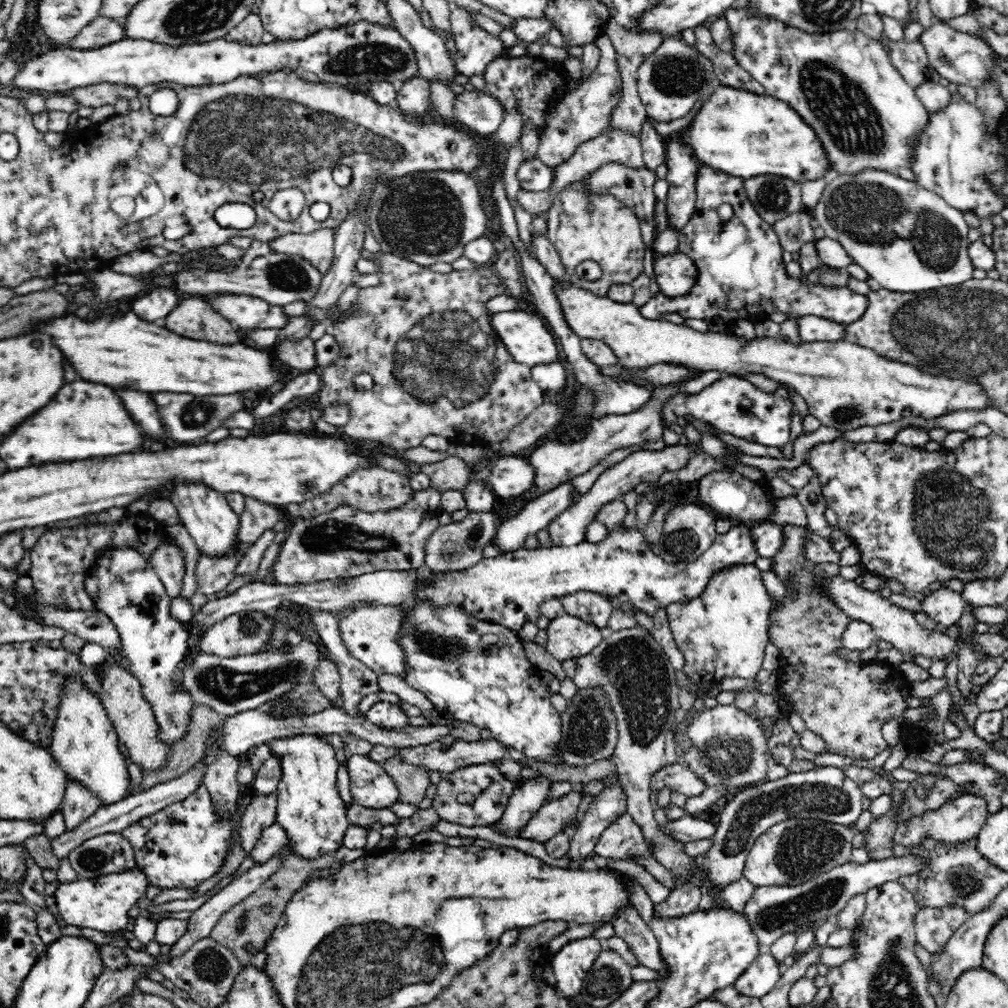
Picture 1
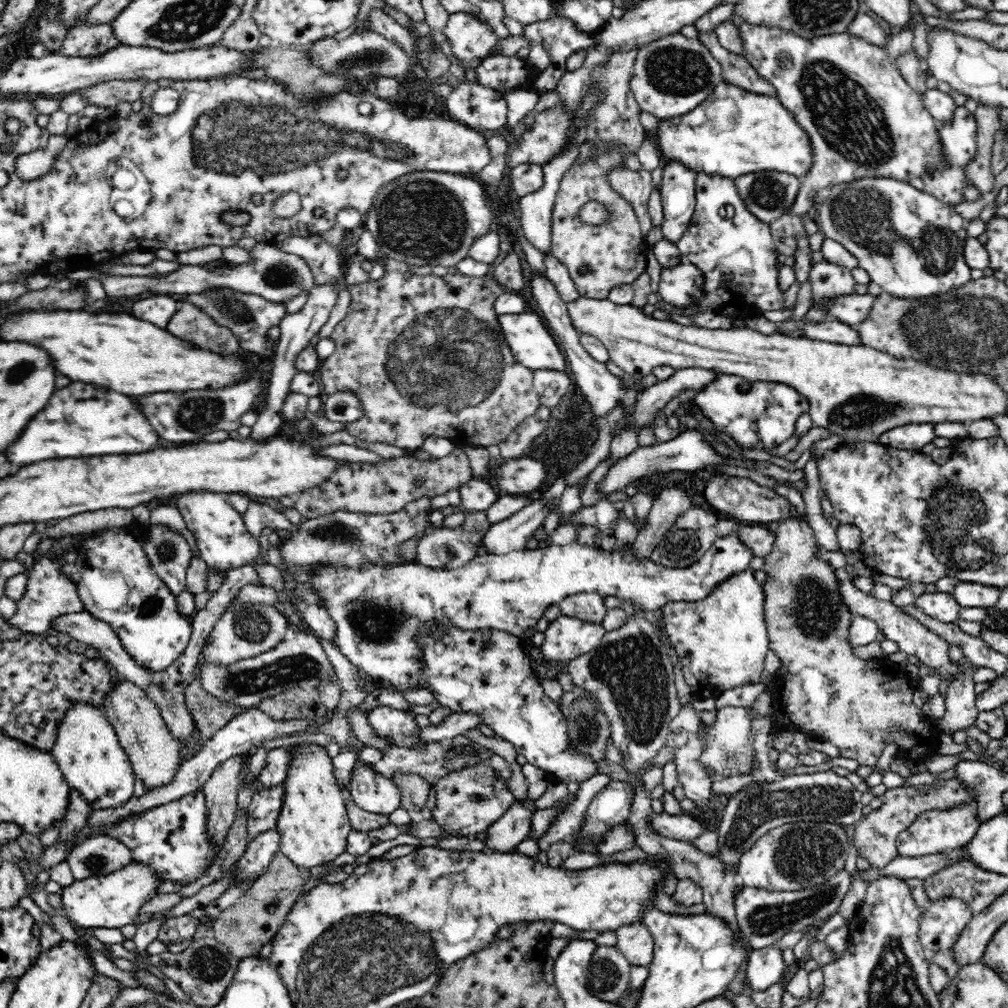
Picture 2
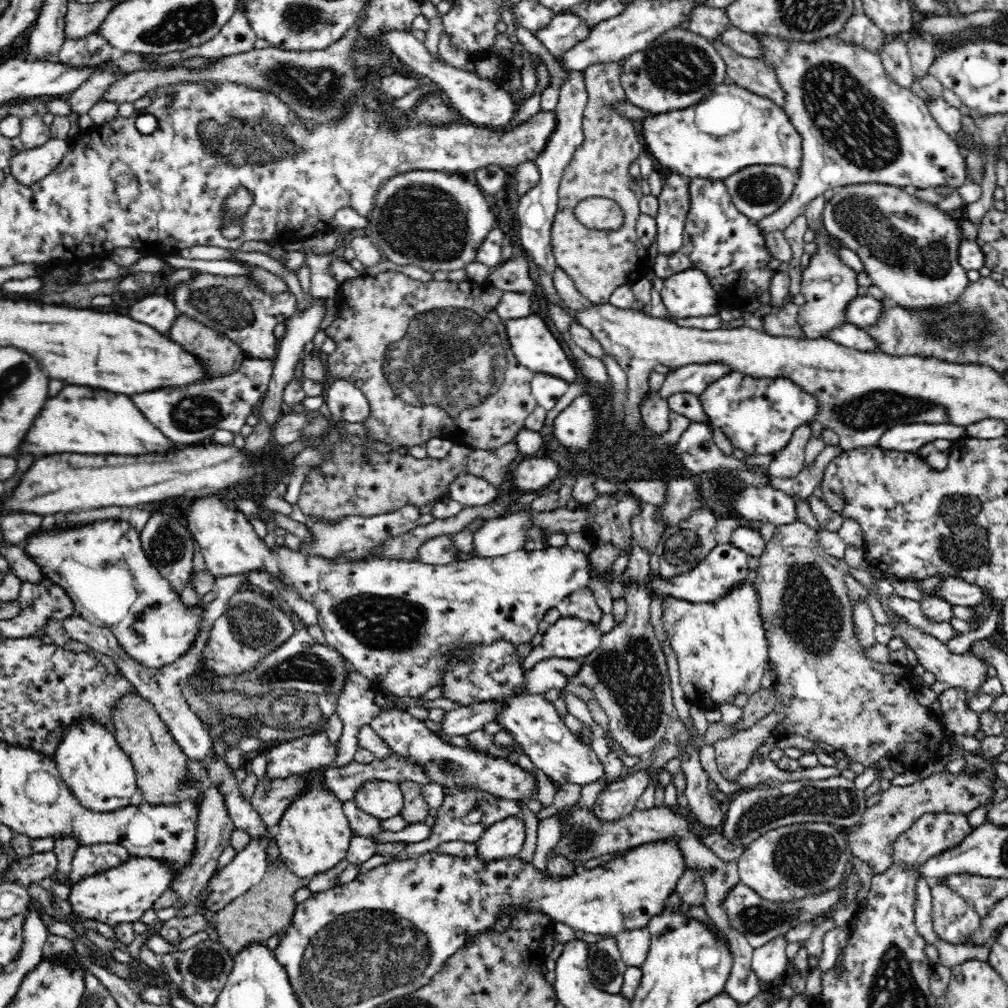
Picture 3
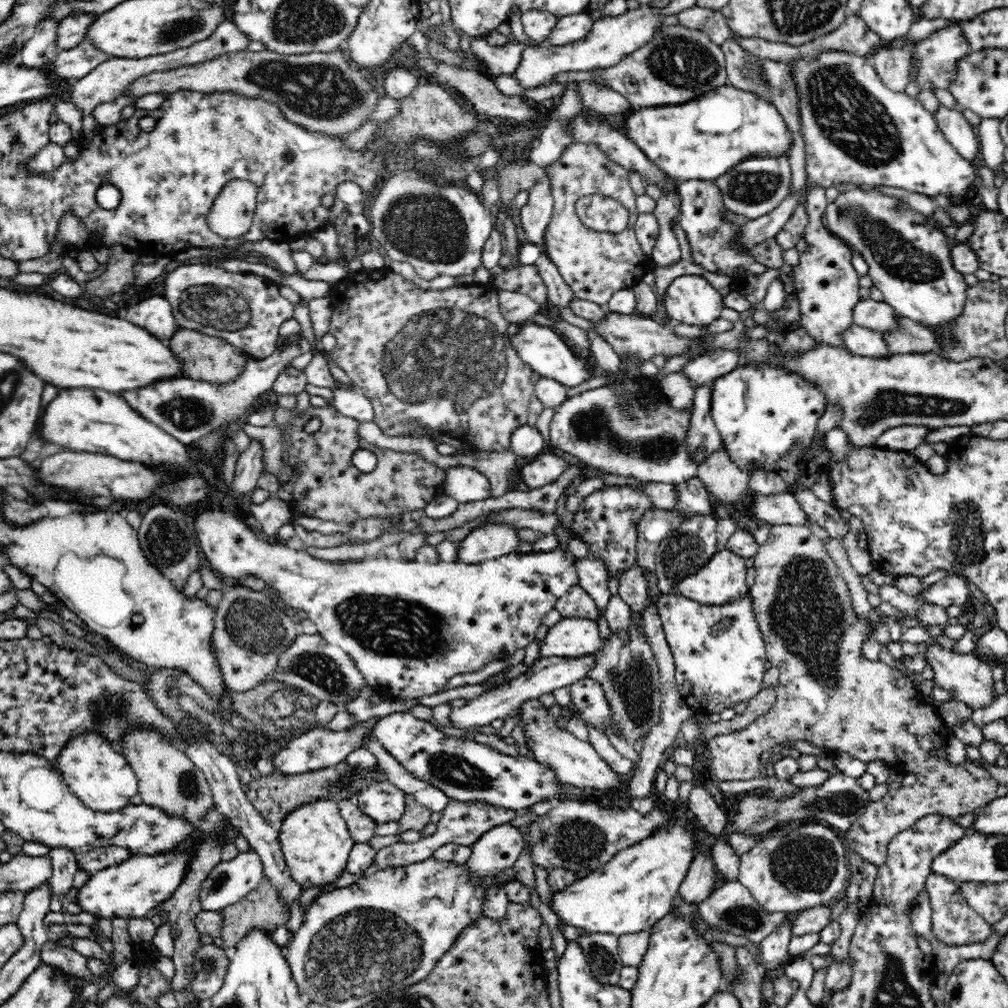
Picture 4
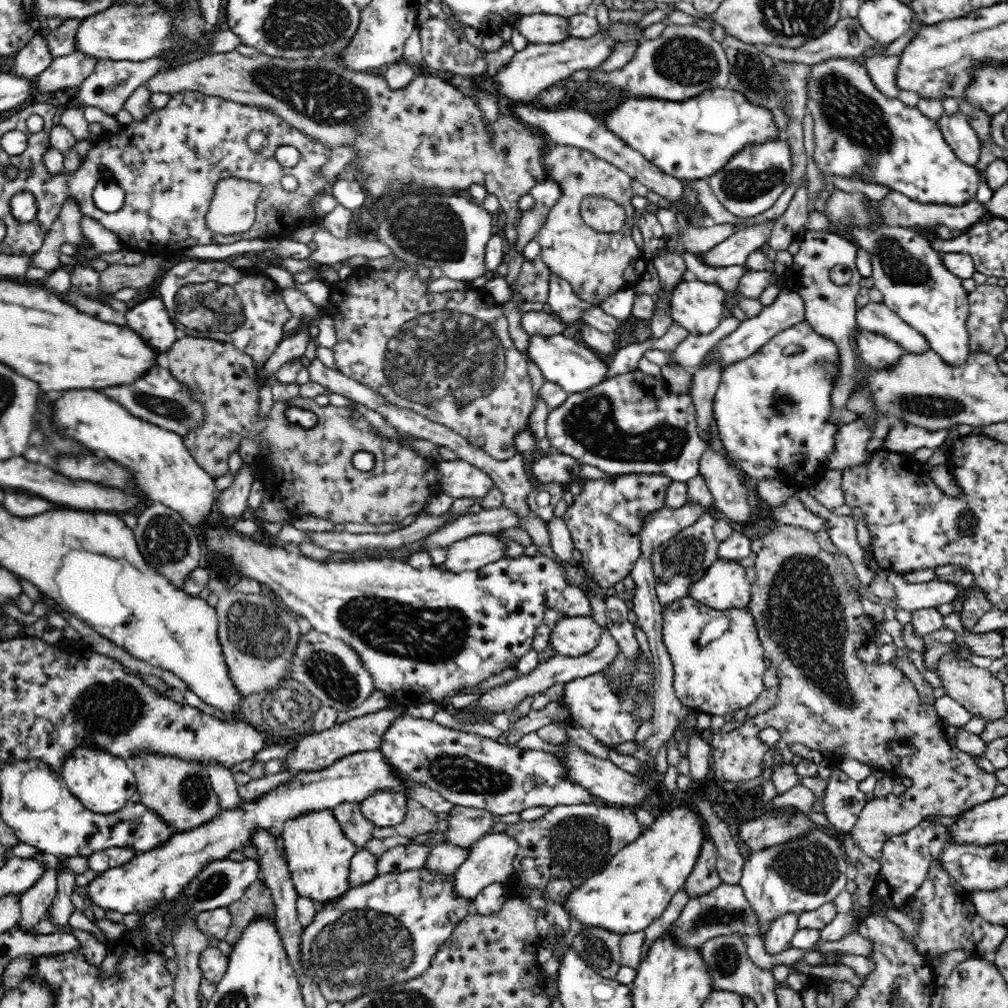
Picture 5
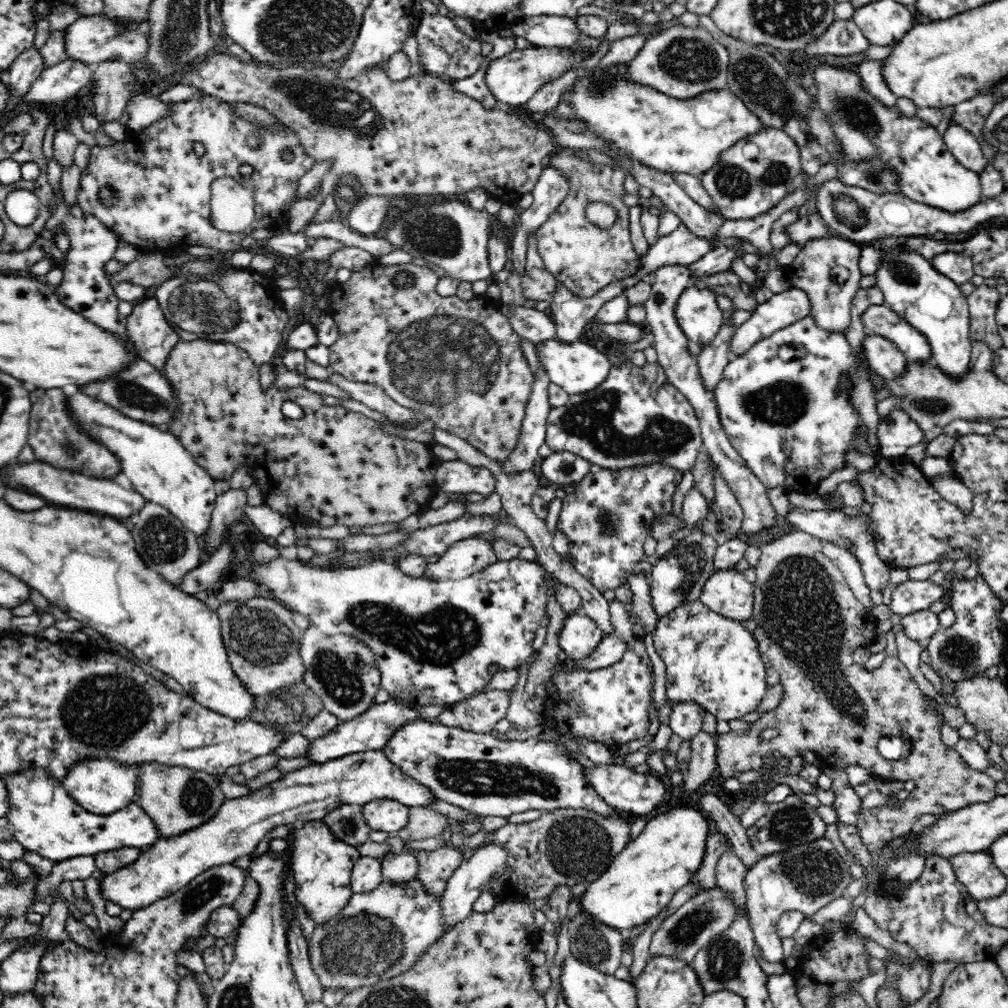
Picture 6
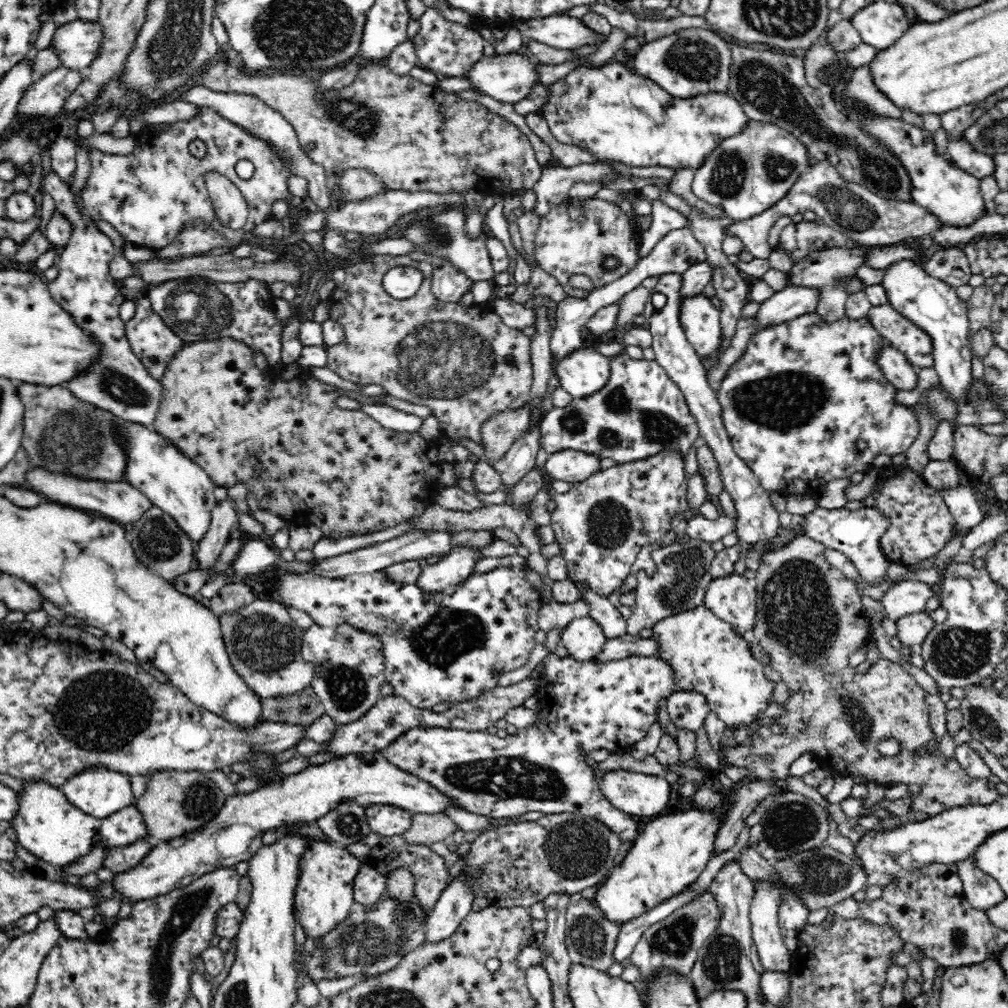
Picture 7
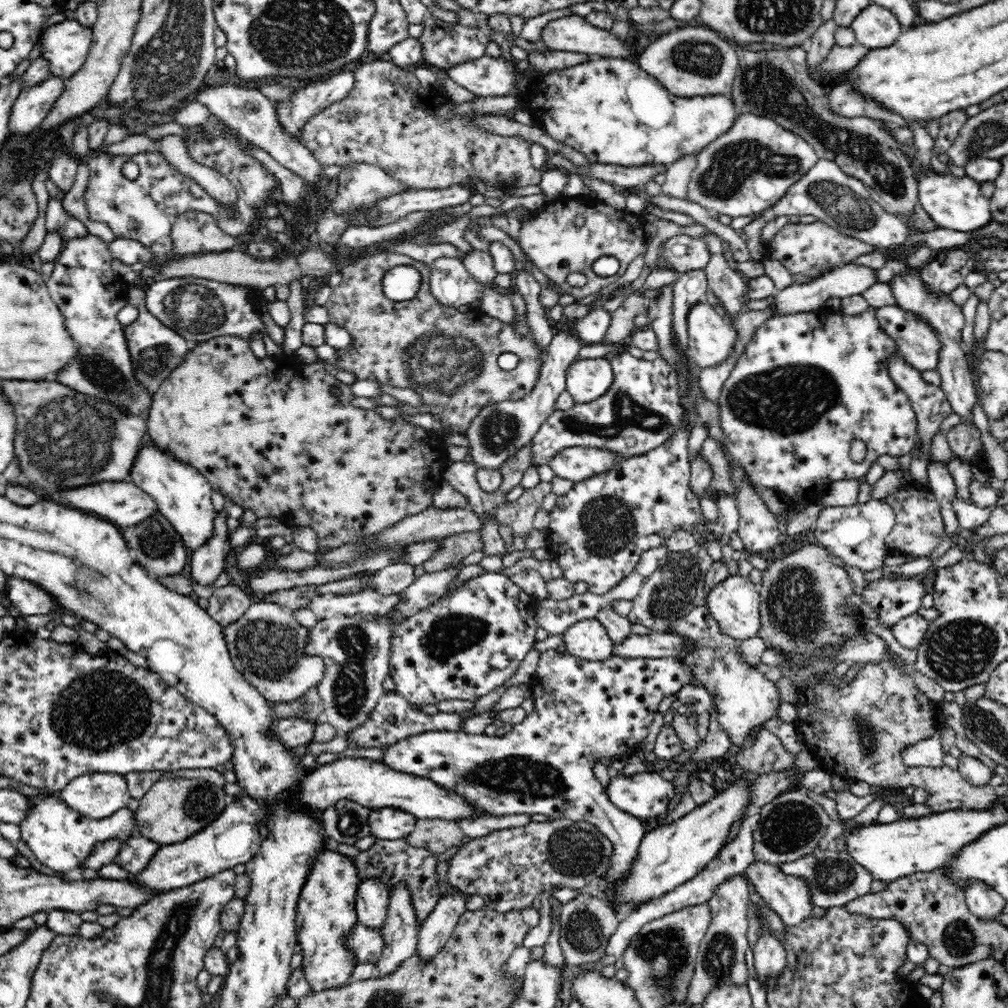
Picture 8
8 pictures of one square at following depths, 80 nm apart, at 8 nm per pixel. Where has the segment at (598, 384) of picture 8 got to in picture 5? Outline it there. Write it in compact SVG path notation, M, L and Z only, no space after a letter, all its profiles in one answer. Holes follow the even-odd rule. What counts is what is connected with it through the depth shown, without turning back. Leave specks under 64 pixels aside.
M566 334L530 336L528 356L540 367L547 381L559 384L568 394L581 393L596 386L606 378L608 372L608 364L596 351Z

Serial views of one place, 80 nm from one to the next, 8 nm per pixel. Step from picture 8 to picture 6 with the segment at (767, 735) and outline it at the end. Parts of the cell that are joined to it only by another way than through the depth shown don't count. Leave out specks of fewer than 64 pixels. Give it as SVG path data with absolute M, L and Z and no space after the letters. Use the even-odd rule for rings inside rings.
M791 528L783 538L778 538L778 540L772 540L769 544L764 544L762 546L762 555L759 558L758 563L755 566L756 580L754 585L754 600L753 600L753 618L751 623L751 630L758 645L758 651L760 651L761 658L768 663L768 666L774 668L778 671L780 675L780 684L784 688L782 700L779 705L771 711L763 714L760 720L751 724L750 730L745 734L737 734L736 732L730 731L728 734L721 734L716 736L717 744L717 763L718 772L723 776L723 778L732 778L736 772L747 772L750 770L758 770L758 756L764 758L767 752L780 752L784 763L787 763L794 756L801 756L803 752L812 751L820 759L820 769L822 772L826 772L829 767L842 767L845 769L851 764L864 767L869 770L872 775L880 777L880 780L884 782L908 782L908 780L914 780L917 782L917 787L909 794L908 798L903 800L899 807L878 807L863 810L859 813L857 820L857 827L859 828L859 833L864 845L867 846L869 852L878 852L880 846L884 846L886 842L891 842L892 838L898 838L898 836L904 836L908 834L910 830L913 830L917 825L916 818L920 814L944 814L952 810L958 810L968 806L970 804L976 804L981 802L988 802L992 800L996 794L996 781L994 781L986 773L978 772L966 765L962 761L962 757L958 755L955 747L946 747L942 740L940 739L940 727L938 727L938 718L936 713L932 711L930 705L924 699L922 691L916 680L912 678L910 672L906 668L906 665L900 662L900 660L895 655L888 655L885 652L885 657L880 667L873 670L867 670L864 665L854 662L853 652L856 650L866 649L869 644L873 641L877 641L876 635L876 619L874 615L866 611L866 608L854 593L848 584L842 577L840 570L828 559L824 554L822 554L822 542L808 534L801 532L798 528ZM766 728L776 728L778 730L778 735L771 739L762 739L760 736ZM885 736L898 736L908 742L908 752L904 758L898 758L898 760L886 760L880 752L878 752L878 742L880 738Z

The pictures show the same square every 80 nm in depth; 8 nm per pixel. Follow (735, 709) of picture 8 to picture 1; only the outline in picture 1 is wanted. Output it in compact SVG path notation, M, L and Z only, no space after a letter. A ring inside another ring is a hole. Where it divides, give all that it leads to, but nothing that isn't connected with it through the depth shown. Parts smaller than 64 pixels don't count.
M754 564L725 568L710 579L708 586L698 598L665 607L674 641L684 657L684 675L690 684L702 684L715 693L726 678L741 678L751 683L762 670L765 648L769 642L768 614L772 608L772 597L760 579L760 572Z

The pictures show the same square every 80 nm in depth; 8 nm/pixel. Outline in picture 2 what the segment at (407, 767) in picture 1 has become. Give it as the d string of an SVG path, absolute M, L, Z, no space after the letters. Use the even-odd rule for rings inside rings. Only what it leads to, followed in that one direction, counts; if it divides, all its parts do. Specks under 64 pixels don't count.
M418 773L395 774L392 779L401 792L401 808L407 812L421 812L426 807L432 784L424 781Z

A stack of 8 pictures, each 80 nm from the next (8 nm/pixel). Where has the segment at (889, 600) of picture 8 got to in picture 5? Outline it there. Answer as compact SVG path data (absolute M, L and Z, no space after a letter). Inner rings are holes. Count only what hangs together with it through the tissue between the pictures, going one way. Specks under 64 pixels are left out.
M890 572L889 580L896 591L897 608L911 613L952 602L958 596L960 588L953 579L942 582L935 578L929 582L908 583L901 573L894 572Z

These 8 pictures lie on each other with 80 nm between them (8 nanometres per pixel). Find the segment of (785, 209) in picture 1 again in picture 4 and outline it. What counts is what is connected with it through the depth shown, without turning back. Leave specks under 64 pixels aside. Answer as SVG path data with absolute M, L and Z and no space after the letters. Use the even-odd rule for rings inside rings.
M786 154L780 156L750 156L732 166L728 172L713 179L722 196L725 209L742 214L749 219L757 219L776 209L791 190L791 164Z

